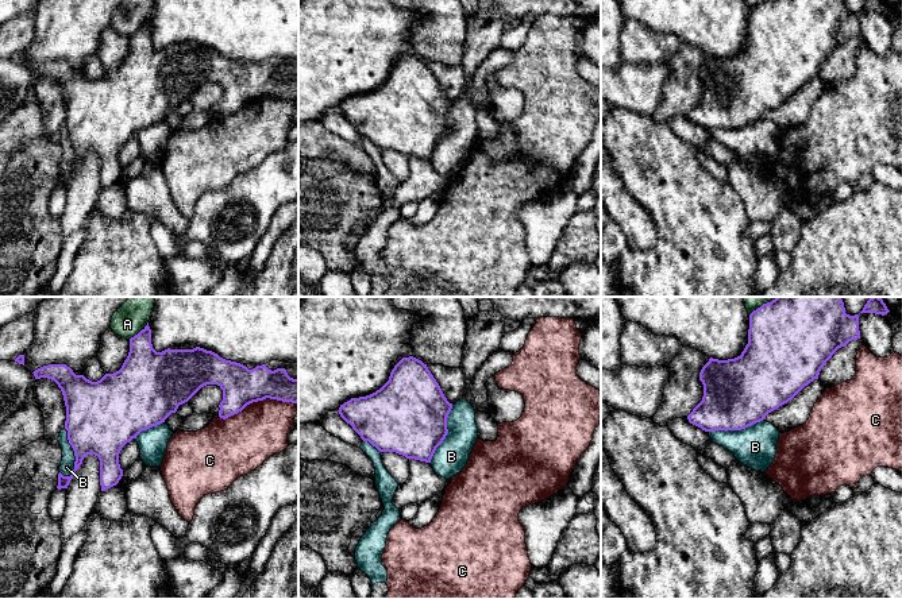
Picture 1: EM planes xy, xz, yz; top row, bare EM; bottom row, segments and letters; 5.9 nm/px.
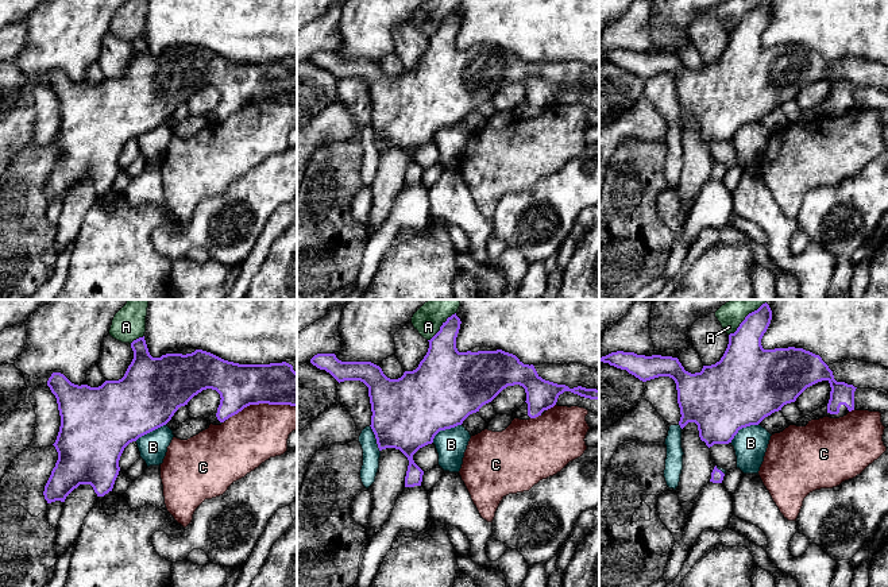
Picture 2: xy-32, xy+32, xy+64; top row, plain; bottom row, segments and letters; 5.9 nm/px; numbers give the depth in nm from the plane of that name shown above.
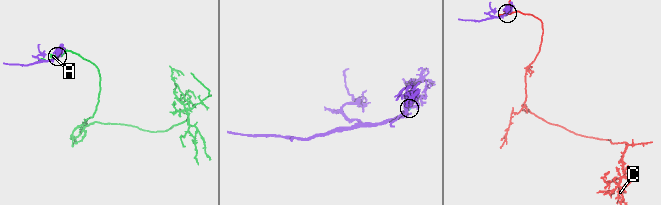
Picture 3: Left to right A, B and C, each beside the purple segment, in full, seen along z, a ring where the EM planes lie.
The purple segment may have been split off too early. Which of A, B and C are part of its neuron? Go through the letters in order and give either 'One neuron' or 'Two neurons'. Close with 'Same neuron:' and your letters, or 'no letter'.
A: Two neurons
B: One neuron
C: Two neurons
Same neuron: B

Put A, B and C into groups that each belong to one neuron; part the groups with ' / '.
A / B / C

